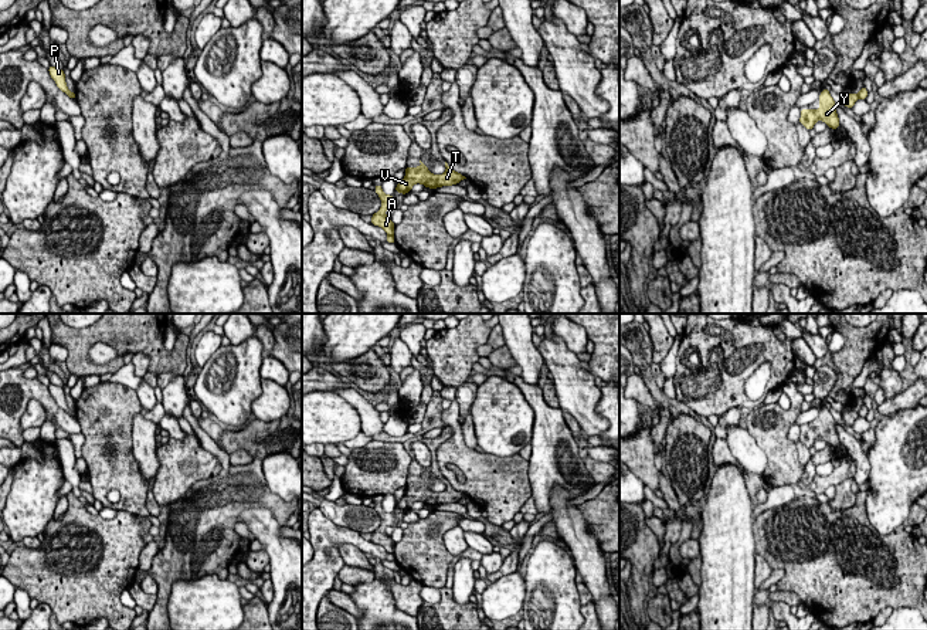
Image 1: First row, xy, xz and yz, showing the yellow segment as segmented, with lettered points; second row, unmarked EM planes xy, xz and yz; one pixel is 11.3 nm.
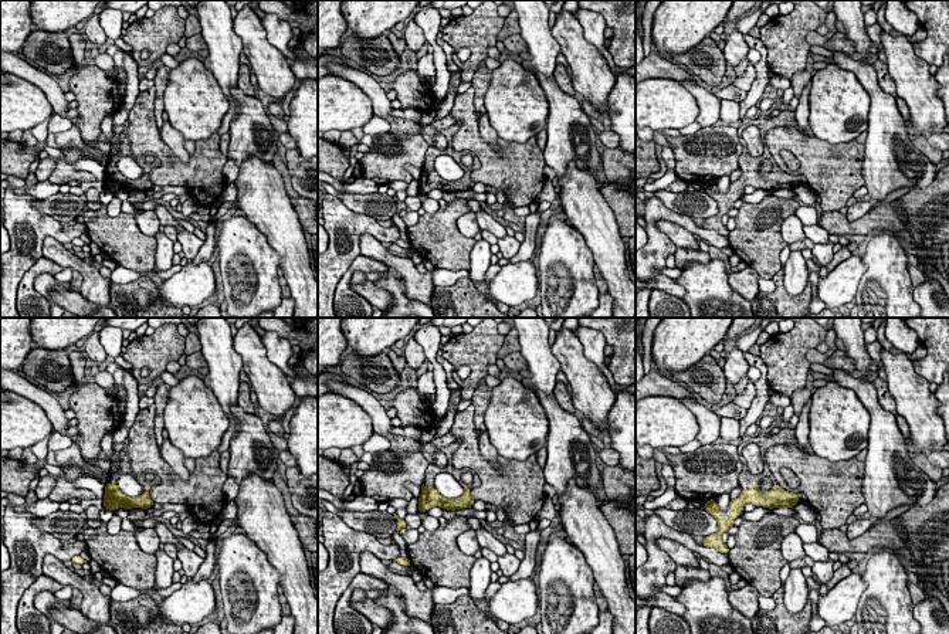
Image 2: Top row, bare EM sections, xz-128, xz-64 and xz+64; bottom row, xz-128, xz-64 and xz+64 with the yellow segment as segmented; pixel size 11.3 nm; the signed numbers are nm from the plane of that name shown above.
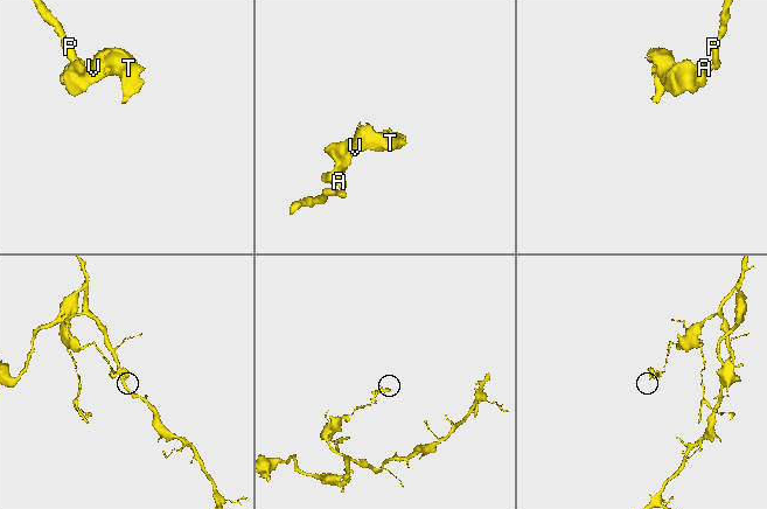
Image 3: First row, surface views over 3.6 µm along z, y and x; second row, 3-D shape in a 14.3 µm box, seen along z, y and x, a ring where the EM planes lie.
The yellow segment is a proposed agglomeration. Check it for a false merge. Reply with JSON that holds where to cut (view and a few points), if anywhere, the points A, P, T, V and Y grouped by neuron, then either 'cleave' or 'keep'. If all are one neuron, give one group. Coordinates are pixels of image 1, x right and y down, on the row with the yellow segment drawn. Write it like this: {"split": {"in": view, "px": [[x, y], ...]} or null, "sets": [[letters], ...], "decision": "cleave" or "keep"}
{"split": {"in": "xz", "px": [[389, 234], [393, 236]]}, "sets": [["A", "T", "V", "Y"], ["P"]], "decision": "cleave"}

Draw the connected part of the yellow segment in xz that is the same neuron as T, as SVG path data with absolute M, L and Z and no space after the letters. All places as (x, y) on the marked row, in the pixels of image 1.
M421 160L420 163L421 165L417 167L405 167L405 176L395 186L395 192L407 194L415 183L435 190L437 187L458 184L461 180L466 179L464 175L456 173L446 162L446 170L442 175L434 175L428 170L425 163Z

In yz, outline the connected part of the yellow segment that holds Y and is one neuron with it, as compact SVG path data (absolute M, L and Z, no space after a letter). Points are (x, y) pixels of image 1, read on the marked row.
M826 88L819 94L818 109L799 109L799 123L802 123L808 131L811 131L815 126L816 121L824 121L829 128L835 131L841 126L836 108L838 105L831 96L829 88Z

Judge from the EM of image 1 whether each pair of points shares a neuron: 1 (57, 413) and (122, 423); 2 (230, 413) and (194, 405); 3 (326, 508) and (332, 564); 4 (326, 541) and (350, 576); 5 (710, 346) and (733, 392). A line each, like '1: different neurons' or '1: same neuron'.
1: different neurons
2: different neurons
3: different neurons
4: different neurons
5: same neuron

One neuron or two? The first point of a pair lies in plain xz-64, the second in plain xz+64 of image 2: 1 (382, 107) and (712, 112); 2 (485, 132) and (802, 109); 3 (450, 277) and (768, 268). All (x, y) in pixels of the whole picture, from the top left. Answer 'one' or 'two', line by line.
1: one
2: one
3: two

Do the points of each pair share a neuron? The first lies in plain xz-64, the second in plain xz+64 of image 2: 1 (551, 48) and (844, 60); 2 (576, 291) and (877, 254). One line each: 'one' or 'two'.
1: two
2: one

